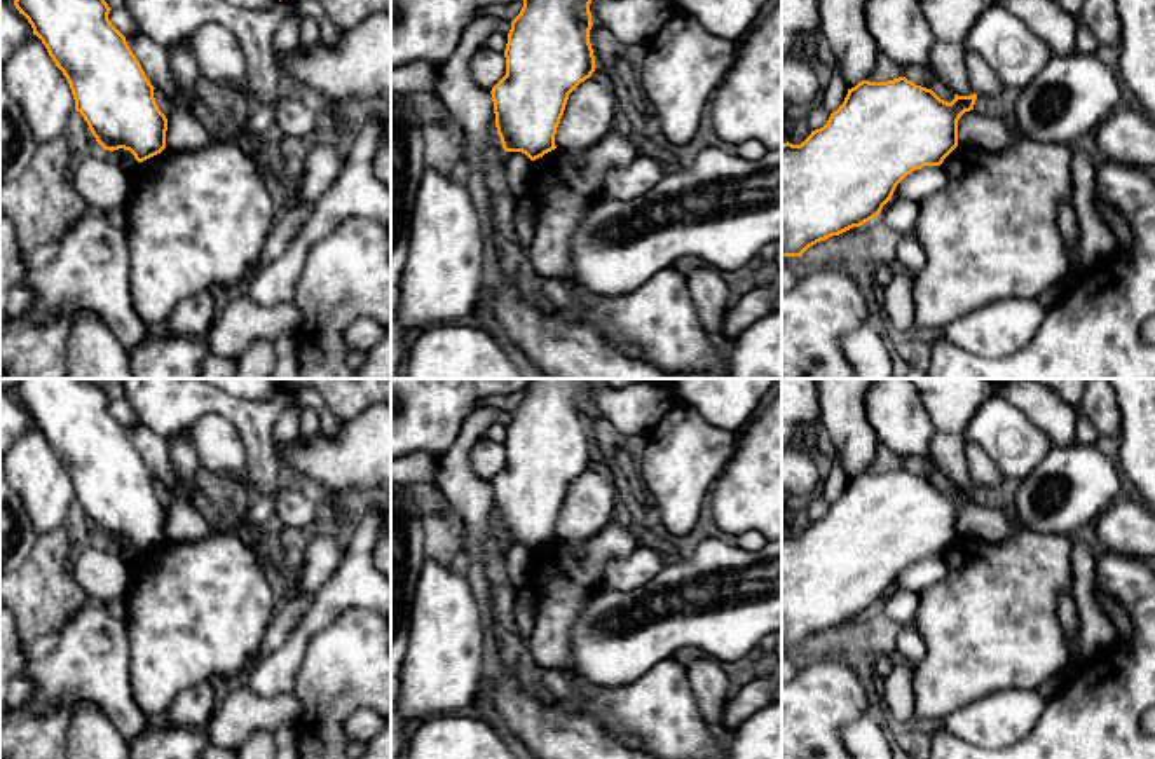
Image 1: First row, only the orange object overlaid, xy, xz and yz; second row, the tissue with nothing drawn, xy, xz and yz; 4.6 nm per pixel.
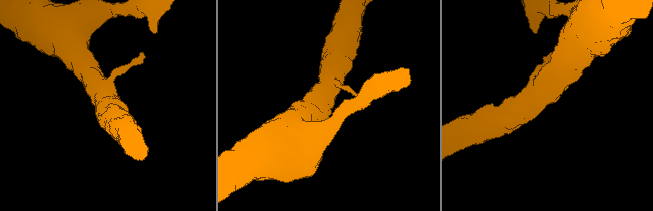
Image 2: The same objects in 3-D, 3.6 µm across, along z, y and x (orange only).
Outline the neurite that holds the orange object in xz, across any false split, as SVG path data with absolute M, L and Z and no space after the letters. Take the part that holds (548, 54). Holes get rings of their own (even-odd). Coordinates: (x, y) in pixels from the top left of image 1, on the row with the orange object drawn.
M523 0L520 14L511 21L504 49L506 75L492 87L495 127L504 152L522 152L530 161L557 148L555 134L569 94L595 72L590 44L591 0Z

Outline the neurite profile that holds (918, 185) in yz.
M925 166L907 174L895 188L893 199L909 199L921 202L946 185L946 171L942 166Z

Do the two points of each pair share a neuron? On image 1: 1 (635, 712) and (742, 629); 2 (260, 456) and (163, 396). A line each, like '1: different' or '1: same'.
1: different
2: same

